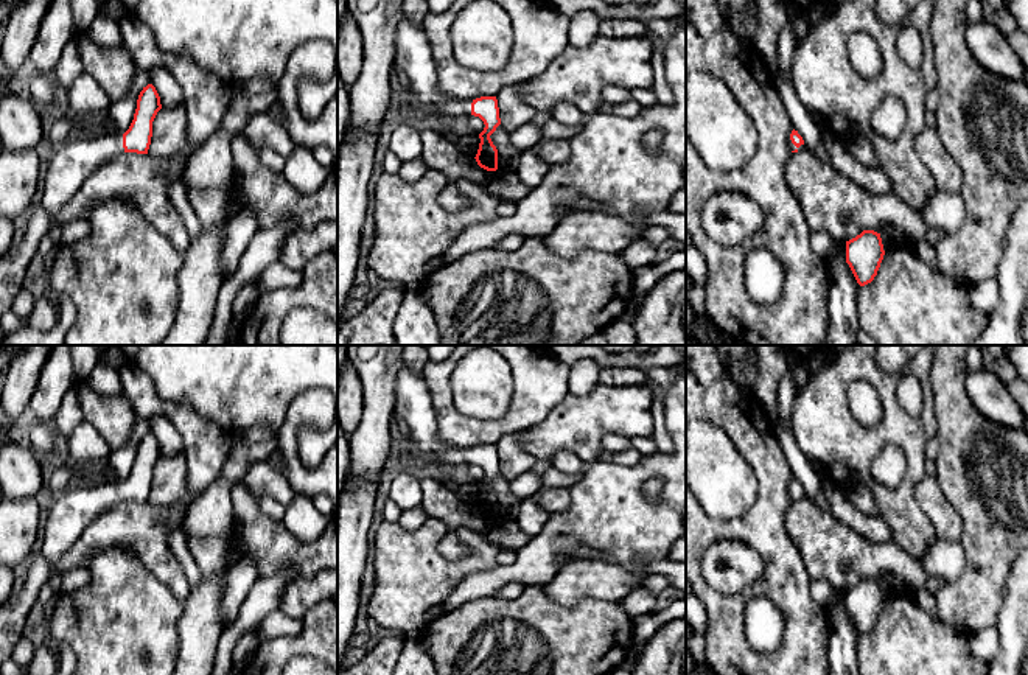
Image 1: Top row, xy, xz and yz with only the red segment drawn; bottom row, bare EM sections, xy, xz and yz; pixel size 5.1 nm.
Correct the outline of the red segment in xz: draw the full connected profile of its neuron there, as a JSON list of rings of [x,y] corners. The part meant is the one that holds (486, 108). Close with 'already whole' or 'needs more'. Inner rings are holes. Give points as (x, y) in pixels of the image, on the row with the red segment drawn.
[[[407,16],[395,31],[393,64],[401,67],[409,78],[409,95],[415,118],[474,115],[484,121],[485,128],[479,134],[481,143],[474,159],[481,168],[496,171],[498,149],[490,138],[501,124],[496,96],[481,96],[473,101],[443,96],[437,87],[432,48],[423,25],[412,22]]]; needs more

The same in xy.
[[[148,84],[138,95],[134,120],[124,134],[76,135],[59,145],[44,177],[40,207],[56,216],[106,160],[123,151],[148,154],[152,121],[160,109],[160,96],[156,87]]]; needs more

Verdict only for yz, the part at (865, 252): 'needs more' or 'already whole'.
already whole

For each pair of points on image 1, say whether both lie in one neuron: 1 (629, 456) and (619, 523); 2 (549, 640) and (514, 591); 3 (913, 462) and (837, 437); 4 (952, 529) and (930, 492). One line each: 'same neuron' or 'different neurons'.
1: different neurons
2: different neurons
3: same neuron
4: same neuron

